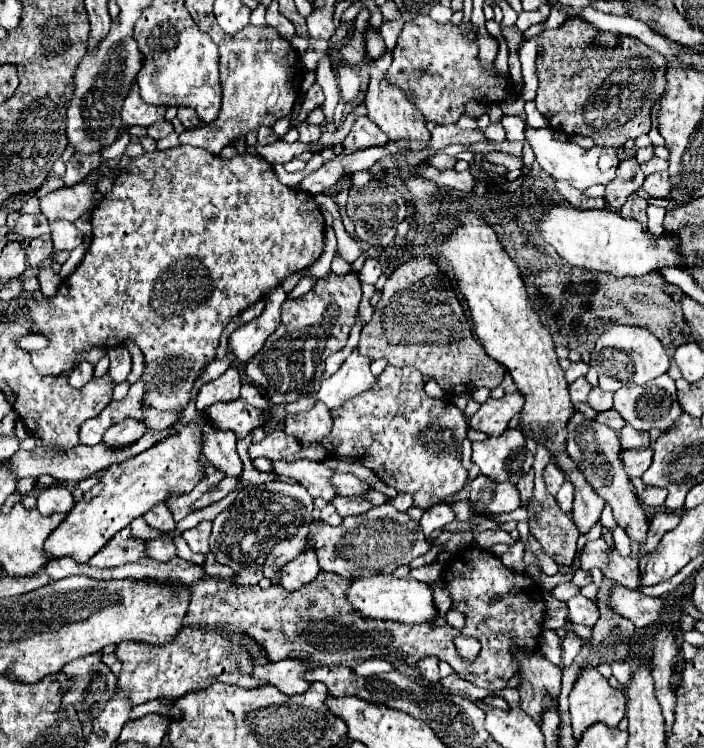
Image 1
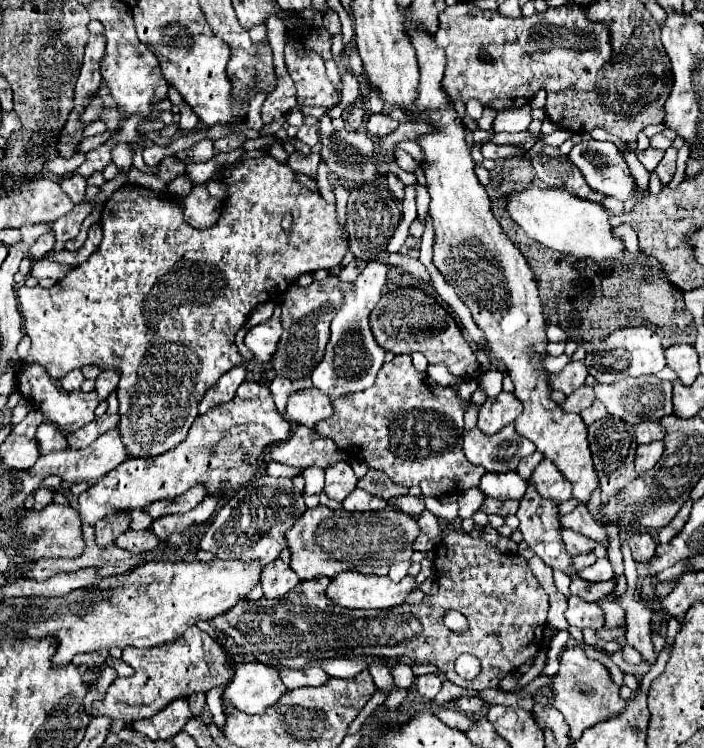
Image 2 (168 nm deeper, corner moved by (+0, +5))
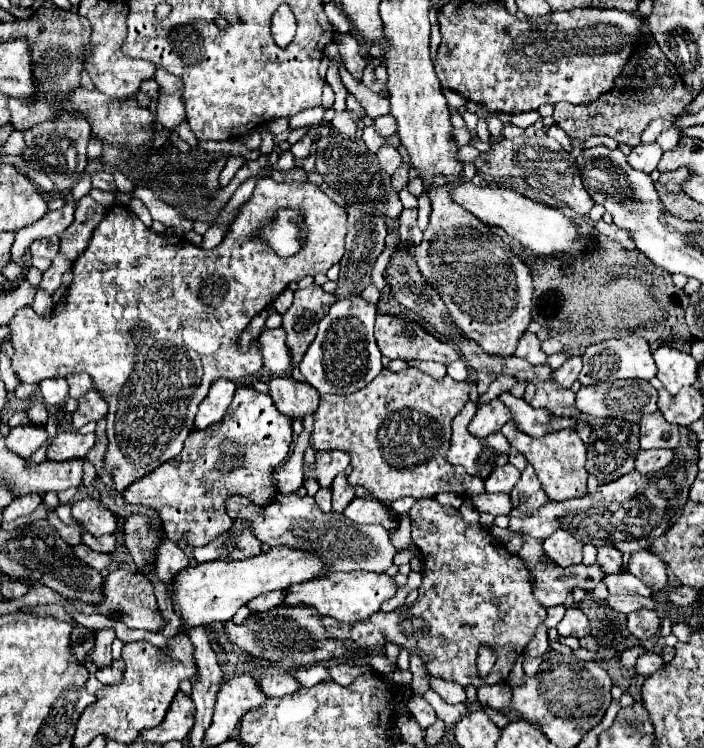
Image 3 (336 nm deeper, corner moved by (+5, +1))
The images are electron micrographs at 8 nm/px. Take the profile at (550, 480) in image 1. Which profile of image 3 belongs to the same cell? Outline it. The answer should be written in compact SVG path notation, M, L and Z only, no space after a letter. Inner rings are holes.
M529 464L521 474L519 484L509 492L509 496L511 496L513 508L519 508L525 514L535 512L537 508L541 508L543 504L549 502L549 498L545 498L543 488L537 480L537 474L533 472L533 466L529 466Z

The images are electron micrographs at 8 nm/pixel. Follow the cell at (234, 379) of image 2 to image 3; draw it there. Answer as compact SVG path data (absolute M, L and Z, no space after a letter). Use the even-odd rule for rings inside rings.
M215 380L209 388L209 394L207 398L201 402L199 406L199 412L195 416L195 428L197 430L203 430L211 424L217 424L225 410L229 408L231 400L233 400L233 394L235 394L235 384L229 382L229 380Z

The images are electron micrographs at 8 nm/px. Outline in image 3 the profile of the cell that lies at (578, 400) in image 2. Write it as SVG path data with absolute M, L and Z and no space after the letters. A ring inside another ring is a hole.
M509 392L501 394L499 398L511 408L515 428L519 428L523 434L535 436L535 438L541 438L547 434L551 414L545 408L531 408L523 398L515 398Z

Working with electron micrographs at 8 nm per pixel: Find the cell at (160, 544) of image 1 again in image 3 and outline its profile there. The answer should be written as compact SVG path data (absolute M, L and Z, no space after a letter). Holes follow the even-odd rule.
M83 532L81 534L81 542L85 546L89 546L91 550L97 550L97 552L115 552L117 550L117 542L115 542L115 536L91 536L89 532Z

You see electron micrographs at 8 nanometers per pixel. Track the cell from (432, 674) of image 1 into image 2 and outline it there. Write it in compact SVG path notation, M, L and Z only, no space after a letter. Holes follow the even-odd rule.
M422 674L416 678L416 686L418 686L418 692L422 698L426 700L434 700L434 696L438 694L442 682L436 674Z

